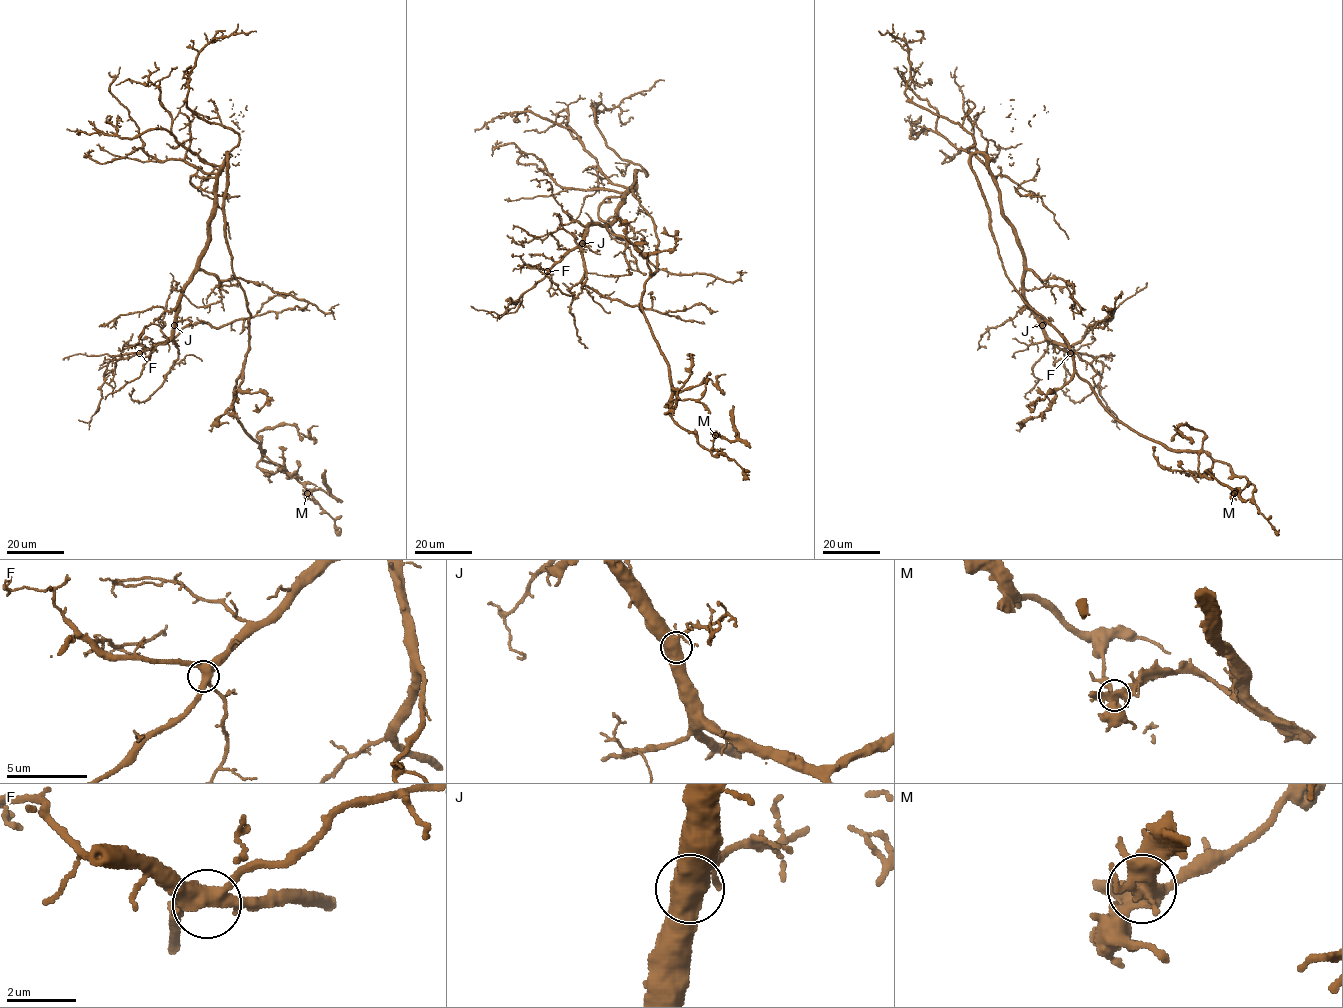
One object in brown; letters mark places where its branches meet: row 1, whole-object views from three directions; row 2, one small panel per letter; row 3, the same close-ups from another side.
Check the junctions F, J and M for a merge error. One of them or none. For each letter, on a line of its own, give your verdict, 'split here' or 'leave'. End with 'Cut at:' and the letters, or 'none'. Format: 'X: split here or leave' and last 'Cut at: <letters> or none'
F: leave
J: leave
M: split here
Cut at: M

